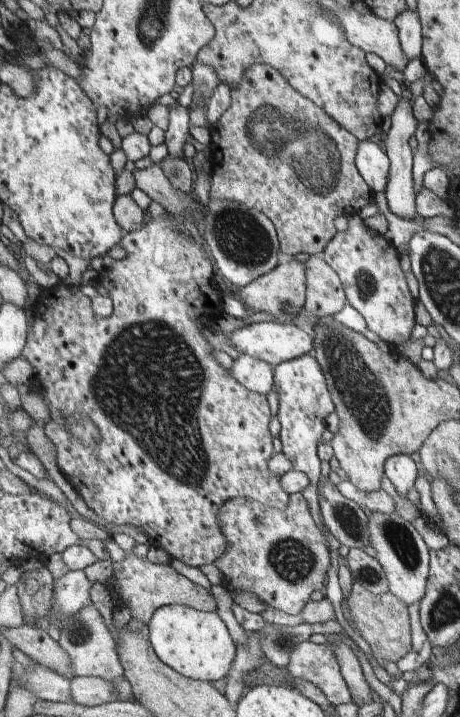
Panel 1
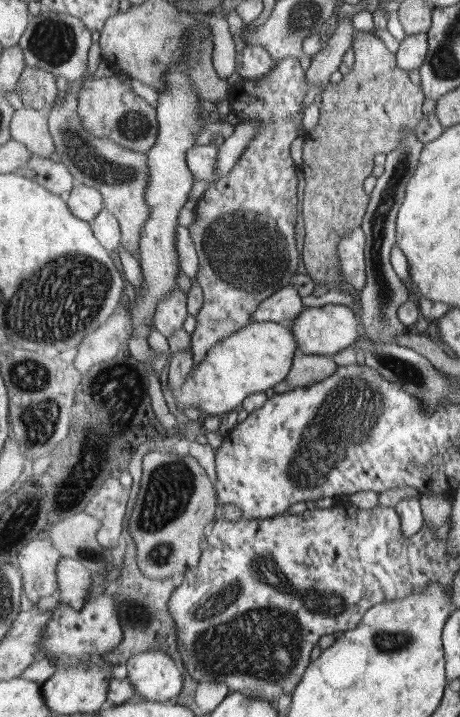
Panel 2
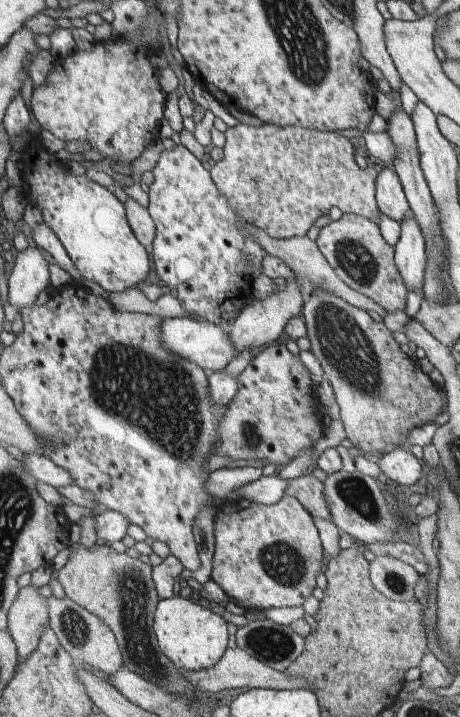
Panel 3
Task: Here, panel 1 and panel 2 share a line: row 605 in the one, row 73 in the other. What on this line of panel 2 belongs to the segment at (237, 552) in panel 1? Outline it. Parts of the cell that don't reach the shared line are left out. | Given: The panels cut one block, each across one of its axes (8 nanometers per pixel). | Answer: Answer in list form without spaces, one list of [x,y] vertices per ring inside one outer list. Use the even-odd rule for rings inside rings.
[[[286,57],[274,61],[265,76],[242,79],[229,86],[227,100],[231,103],[231,112],[243,122],[252,122],[258,129],[230,172],[210,185],[198,199],[195,220],[188,228],[200,260],[196,282],[204,296],[202,309],[196,313],[196,330],[191,335],[194,365],[204,361],[208,349],[212,349],[220,339],[250,323],[256,306],[288,286],[290,278],[298,270],[300,254],[294,240],[294,224],[298,220],[298,176],[292,164],[294,160],[290,156],[290,144],[298,138],[298,128],[302,126],[304,98],[308,92],[308,82],[304,76],[307,74],[300,60]]]

